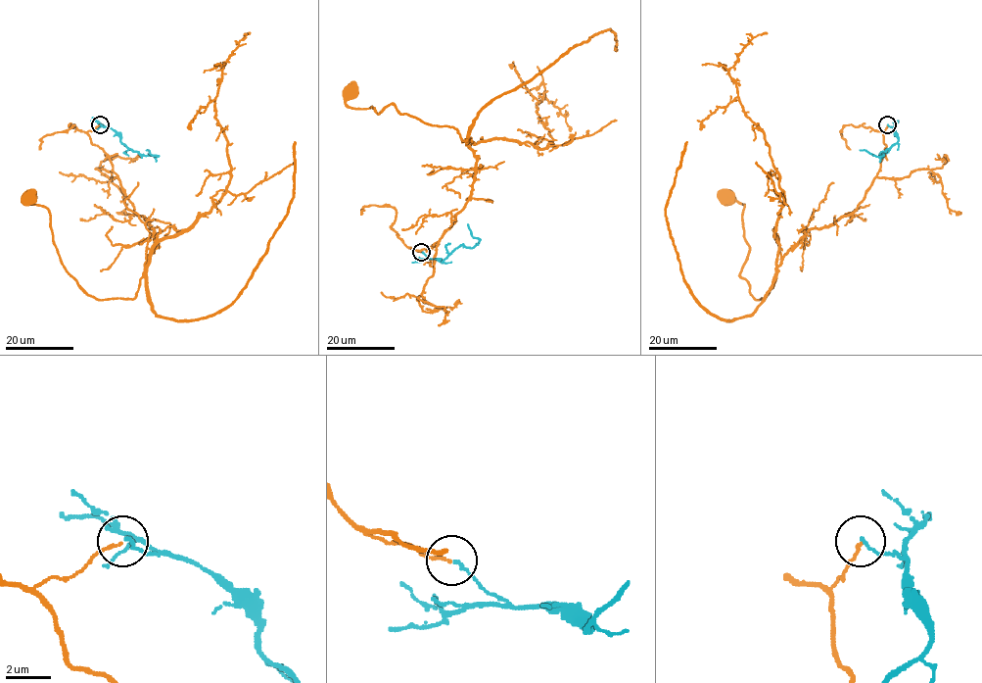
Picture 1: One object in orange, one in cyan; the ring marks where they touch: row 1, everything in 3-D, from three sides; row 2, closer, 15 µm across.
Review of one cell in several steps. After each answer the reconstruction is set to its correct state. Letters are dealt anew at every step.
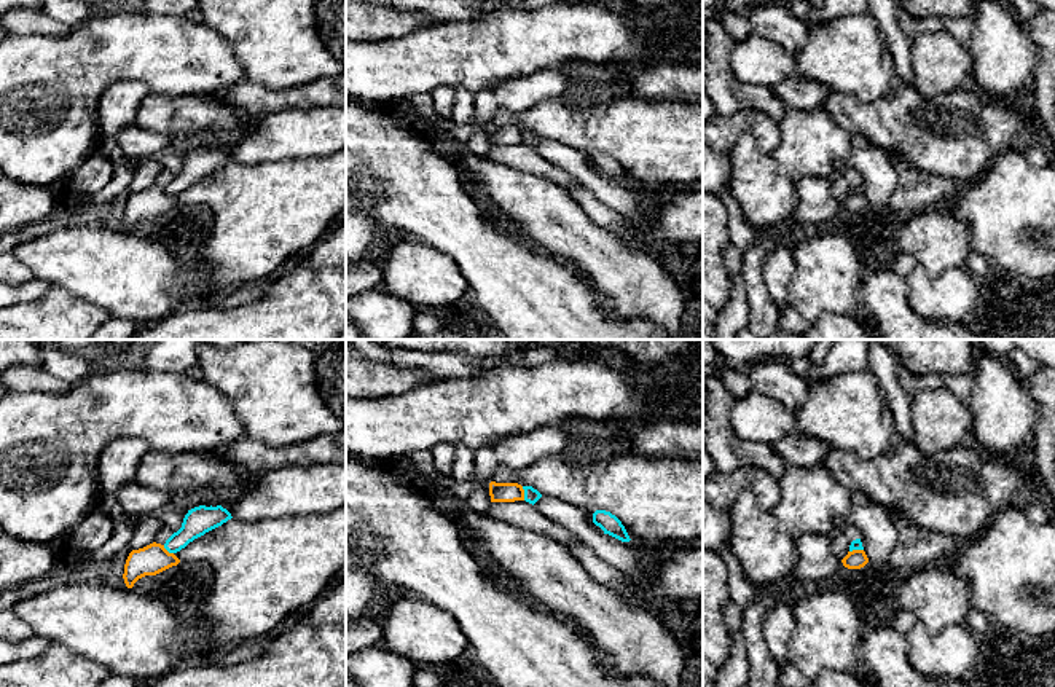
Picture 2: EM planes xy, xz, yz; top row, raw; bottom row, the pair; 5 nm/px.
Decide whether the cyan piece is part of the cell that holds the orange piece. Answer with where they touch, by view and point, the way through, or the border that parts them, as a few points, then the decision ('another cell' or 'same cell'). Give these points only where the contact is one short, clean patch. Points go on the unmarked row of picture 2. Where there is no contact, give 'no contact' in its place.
contact xz (523, 136); border xz (521, 129), (525, 142); another cell

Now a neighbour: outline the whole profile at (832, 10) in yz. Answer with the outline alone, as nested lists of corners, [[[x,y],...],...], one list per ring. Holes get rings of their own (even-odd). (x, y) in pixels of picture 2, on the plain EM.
[[[826,0],[819,10],[811,10],[805,19],[808,26],[816,22],[830,22],[849,14],[870,13],[869,0]]]

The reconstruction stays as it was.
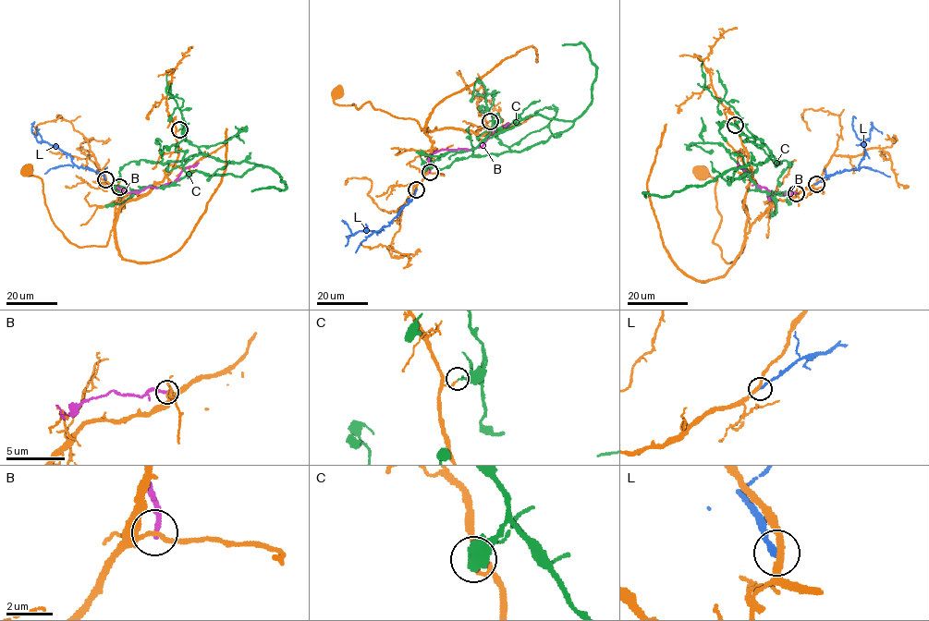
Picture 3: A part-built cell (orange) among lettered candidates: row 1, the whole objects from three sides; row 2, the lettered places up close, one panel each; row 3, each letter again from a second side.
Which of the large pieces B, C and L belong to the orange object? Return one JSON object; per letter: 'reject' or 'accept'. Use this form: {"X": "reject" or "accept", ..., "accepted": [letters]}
{"B": "reject", "C": "reject", "L": "reject", "accepted": []}

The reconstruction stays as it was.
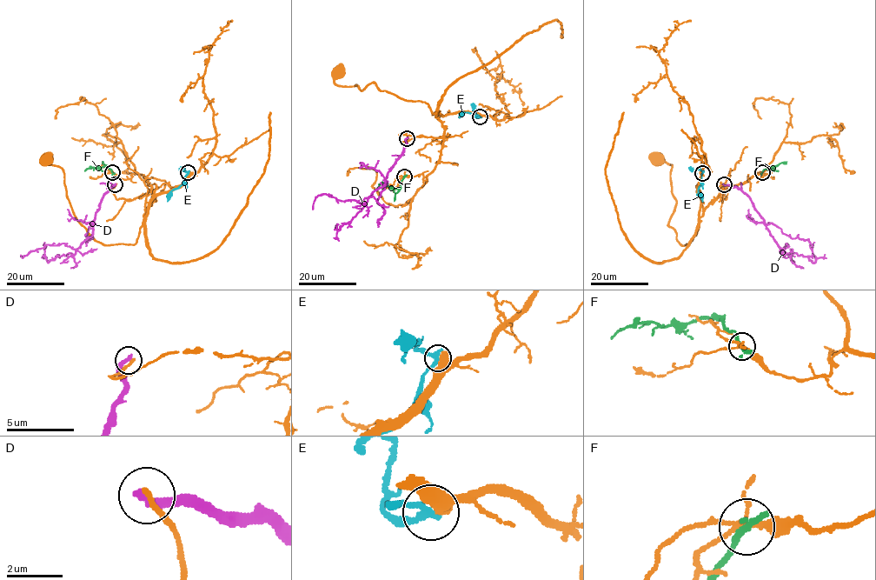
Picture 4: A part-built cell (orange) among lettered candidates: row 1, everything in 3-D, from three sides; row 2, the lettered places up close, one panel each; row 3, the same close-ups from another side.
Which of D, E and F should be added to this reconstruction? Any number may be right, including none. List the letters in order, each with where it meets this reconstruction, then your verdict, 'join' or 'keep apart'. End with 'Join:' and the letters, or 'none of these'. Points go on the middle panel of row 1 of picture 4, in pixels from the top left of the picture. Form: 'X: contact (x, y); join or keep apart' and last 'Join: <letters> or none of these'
D: contact (407, 138); keep apart
E: contact (480, 116); keep apart
F: contact (404, 176); keep apart
Join: none of these

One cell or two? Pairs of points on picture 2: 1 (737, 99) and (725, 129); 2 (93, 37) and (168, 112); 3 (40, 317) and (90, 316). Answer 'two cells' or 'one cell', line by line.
1: two cells
2: two cells
3: one cell

